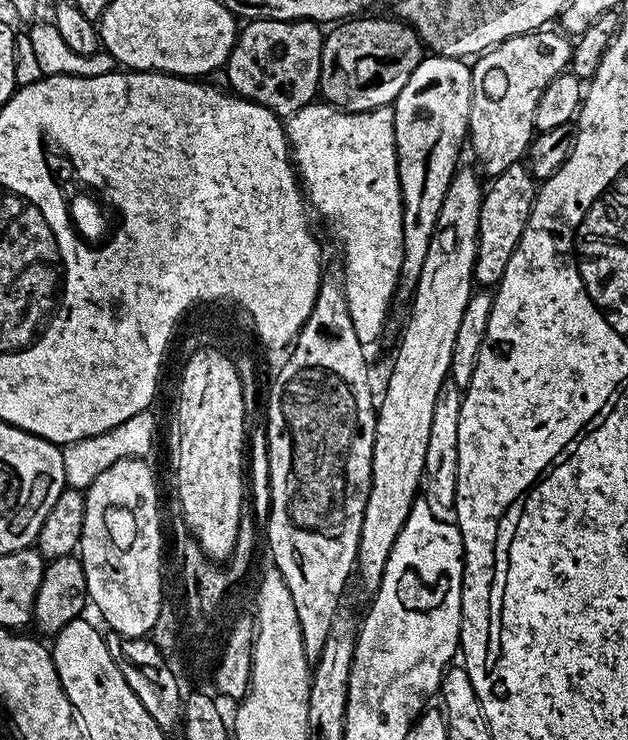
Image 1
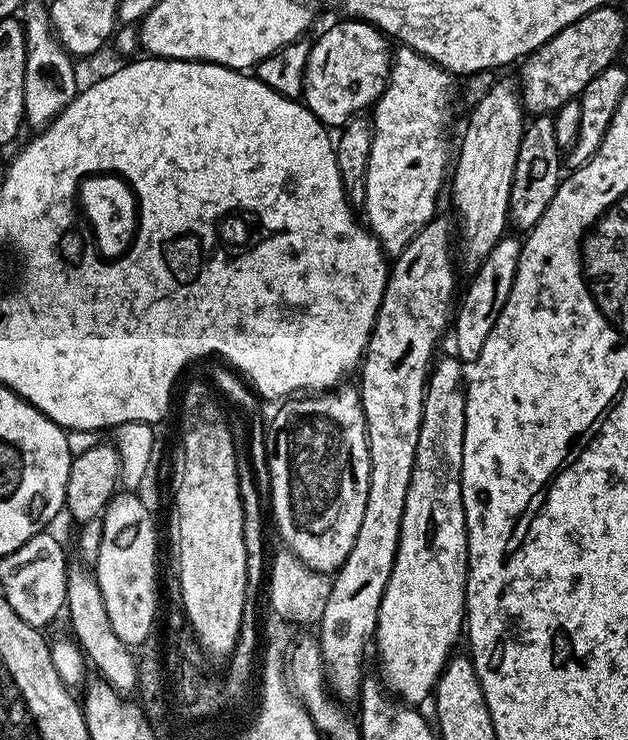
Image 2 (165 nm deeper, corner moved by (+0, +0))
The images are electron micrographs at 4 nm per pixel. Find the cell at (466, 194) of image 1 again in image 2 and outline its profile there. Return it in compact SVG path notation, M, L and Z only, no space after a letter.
M497 79L490 92L480 102L471 105L469 112L472 113L460 140L460 153L454 156L450 188L452 184L452 204L456 207L455 219L458 221L458 248L464 251L468 269L475 270L506 235L510 224L510 186L514 182L514 165L518 162L526 123L517 81Z

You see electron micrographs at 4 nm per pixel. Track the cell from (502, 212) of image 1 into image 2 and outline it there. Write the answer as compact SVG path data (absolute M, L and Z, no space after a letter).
M532 116L524 126L518 162L514 165L514 182L510 186L508 219L513 229L531 230L538 218L546 214L546 206L550 206L562 179L560 164L562 168L562 149L558 146L558 138L554 138L553 117Z

